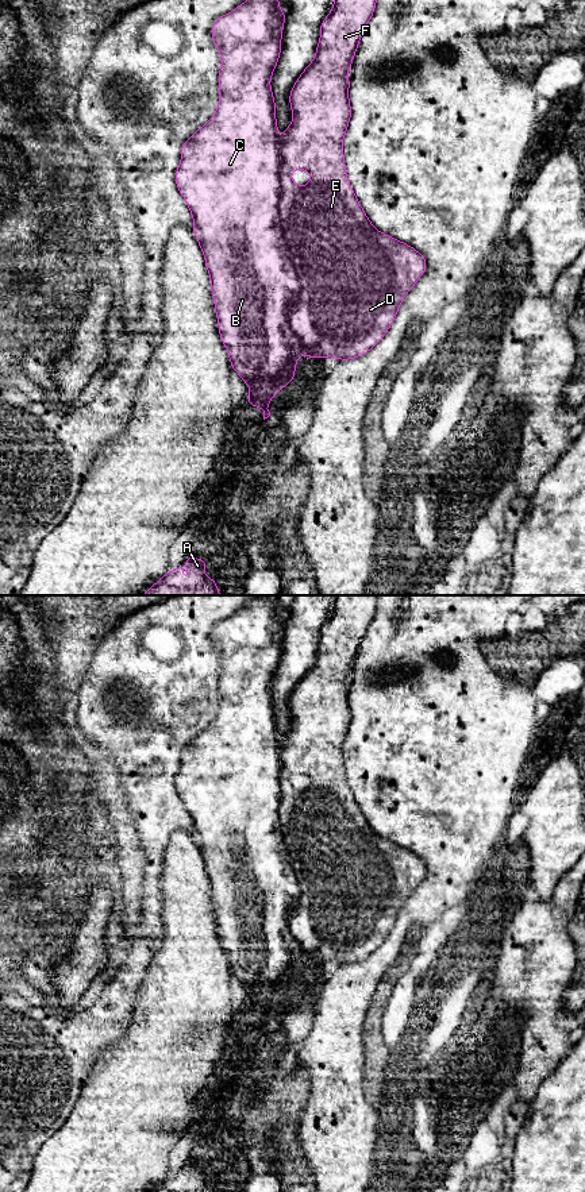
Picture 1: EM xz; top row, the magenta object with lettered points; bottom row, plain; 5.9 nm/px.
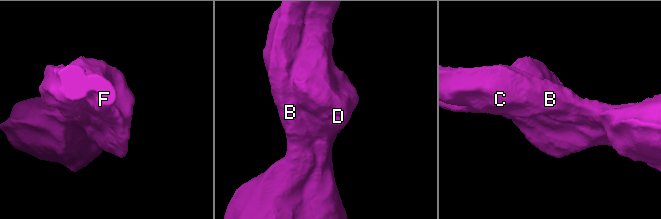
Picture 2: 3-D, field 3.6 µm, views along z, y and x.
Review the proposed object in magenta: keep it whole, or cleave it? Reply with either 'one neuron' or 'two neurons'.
two neurons

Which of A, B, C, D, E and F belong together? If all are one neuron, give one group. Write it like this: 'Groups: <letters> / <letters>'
Groups: A B C / D E F

